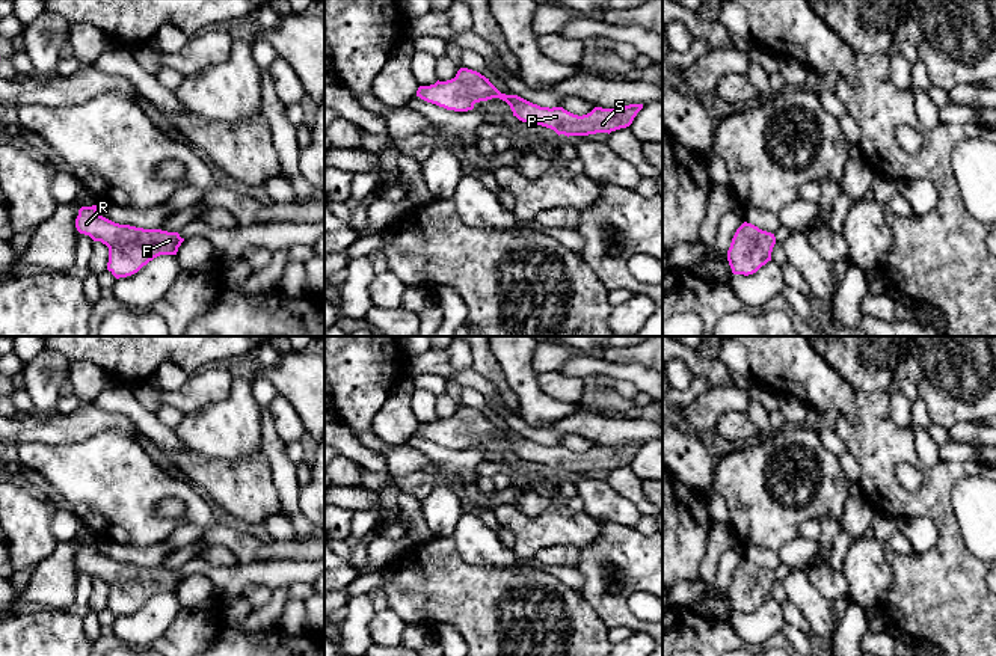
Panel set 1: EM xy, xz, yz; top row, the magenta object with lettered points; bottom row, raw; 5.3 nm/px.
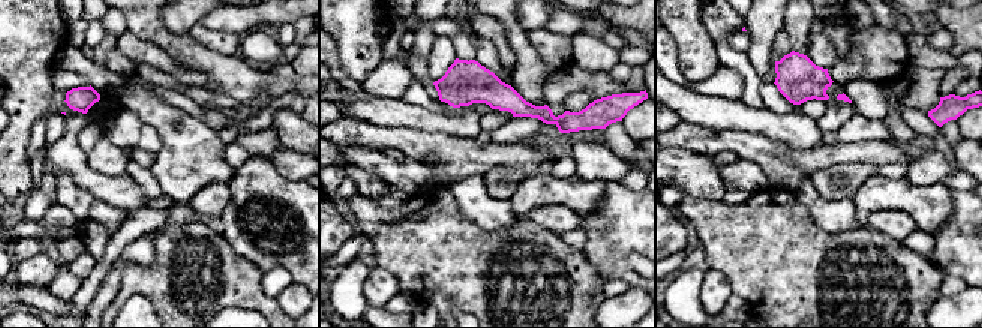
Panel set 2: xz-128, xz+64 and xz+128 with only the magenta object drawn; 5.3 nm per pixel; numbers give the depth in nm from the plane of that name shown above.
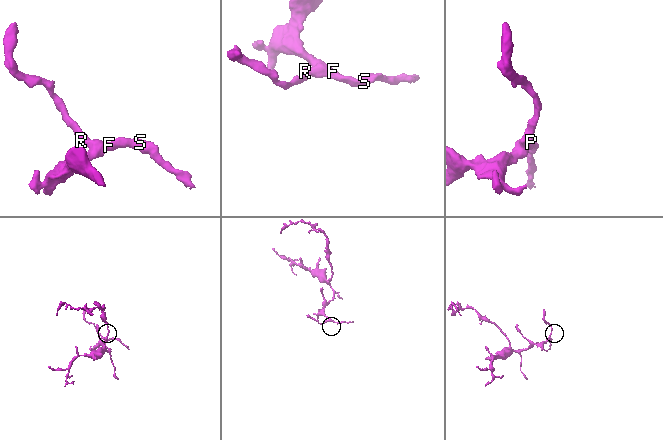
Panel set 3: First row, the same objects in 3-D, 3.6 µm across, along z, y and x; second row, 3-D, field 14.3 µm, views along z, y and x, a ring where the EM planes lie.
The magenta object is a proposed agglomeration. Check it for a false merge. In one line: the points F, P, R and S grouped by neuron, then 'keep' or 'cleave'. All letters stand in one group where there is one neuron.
F P R S; keep

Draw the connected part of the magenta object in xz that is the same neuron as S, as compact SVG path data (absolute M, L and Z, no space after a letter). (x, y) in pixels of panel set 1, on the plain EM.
M460 406L454 416L420 424L417 434L454 449L468 449L475 440L500 436L506 439L519 458L554 467L558 474L589 474L611 471L632 461L643 442L629 442L620 446L595 445L590 451L578 454L563 445L540 445L518 433L501 431L484 413Z

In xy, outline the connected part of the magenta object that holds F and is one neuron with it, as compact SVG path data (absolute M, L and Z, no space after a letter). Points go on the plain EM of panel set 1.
M97 543L78 547L75 566L109 585L107 608L116 617L137 611L160 593L177 593L184 579L178 570L115 561L100 553Z

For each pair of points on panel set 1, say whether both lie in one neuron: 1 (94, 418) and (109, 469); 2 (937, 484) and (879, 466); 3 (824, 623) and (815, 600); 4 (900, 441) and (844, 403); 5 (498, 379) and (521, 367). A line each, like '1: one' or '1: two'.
1: two
2: one
3: one
4: two
5: two

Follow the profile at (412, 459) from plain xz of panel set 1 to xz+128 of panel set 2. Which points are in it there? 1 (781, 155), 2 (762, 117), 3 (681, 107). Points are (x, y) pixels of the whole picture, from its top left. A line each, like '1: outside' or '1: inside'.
1: outside
2: inside
3: inside

